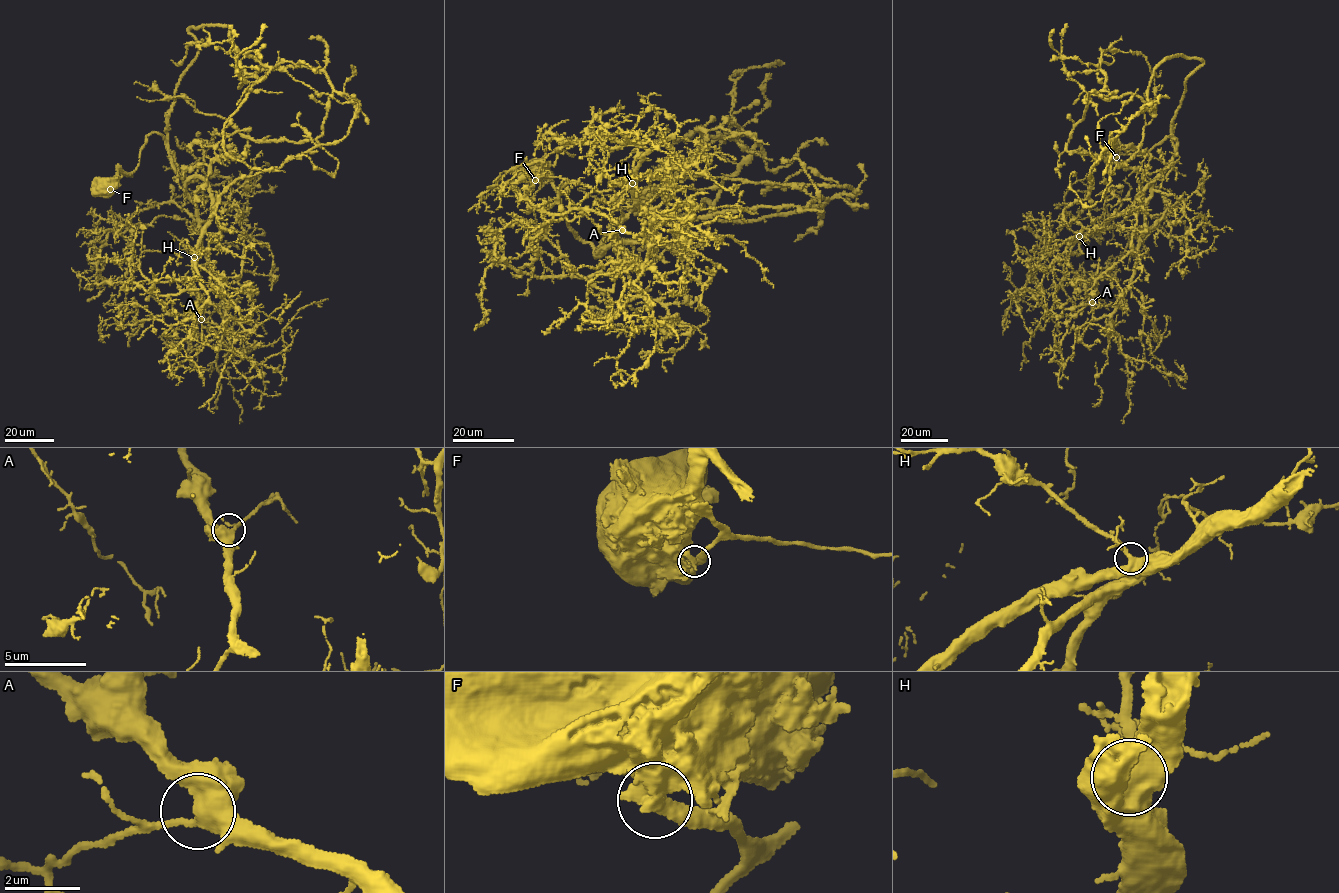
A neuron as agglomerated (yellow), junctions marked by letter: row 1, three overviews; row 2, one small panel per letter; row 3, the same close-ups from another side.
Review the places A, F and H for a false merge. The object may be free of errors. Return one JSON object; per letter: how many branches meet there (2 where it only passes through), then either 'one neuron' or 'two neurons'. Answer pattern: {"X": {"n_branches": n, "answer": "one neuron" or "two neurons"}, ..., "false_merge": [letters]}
{"A": {"n_branches": 2, "answer": "one neuron"}, "F": {"n_branches": 2, "answer": "two neurons"}, "H": {"n_branches": 2, "answer": "one neuron"}, "false_merge": ["F"]}

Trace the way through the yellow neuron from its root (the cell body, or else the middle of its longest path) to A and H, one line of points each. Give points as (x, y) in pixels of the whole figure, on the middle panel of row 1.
A: (532, 172), (550, 177), (569, 229), (594, 255), (614, 244), (636, 271), (648, 244), (622, 230)
H: (532, 172), (550, 177), (569, 229), (589, 242), (595, 256), (619, 243), (640, 243), (651, 232), (632, 183)

